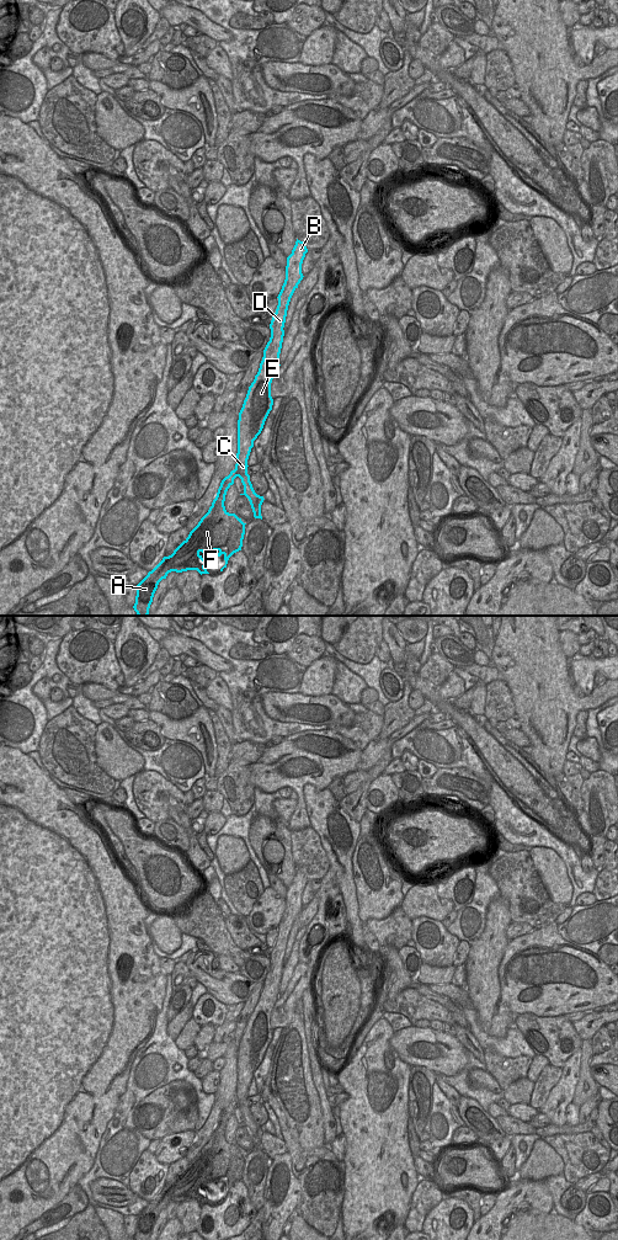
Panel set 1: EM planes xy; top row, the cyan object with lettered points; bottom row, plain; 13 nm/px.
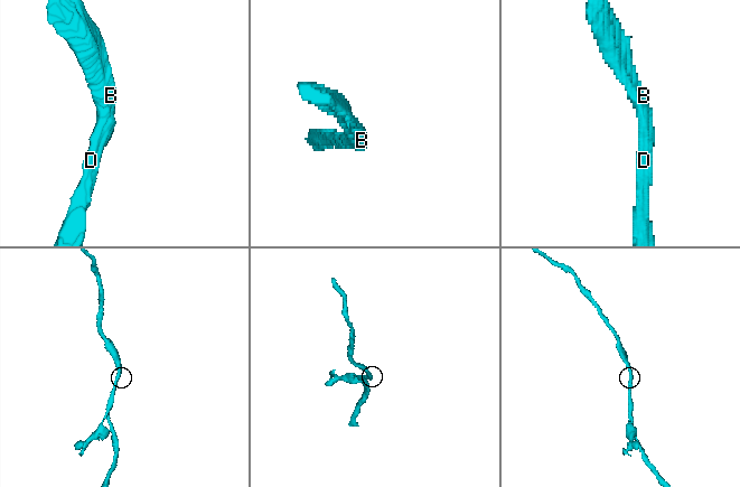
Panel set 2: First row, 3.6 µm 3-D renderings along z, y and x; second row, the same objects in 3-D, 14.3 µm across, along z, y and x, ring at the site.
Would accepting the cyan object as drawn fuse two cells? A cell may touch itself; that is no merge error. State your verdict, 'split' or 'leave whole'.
split

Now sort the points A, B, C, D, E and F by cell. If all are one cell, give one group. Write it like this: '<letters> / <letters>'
A F / B C D E

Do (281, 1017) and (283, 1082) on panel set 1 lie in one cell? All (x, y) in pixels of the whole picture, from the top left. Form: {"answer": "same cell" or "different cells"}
{"answer": "different cells"}

